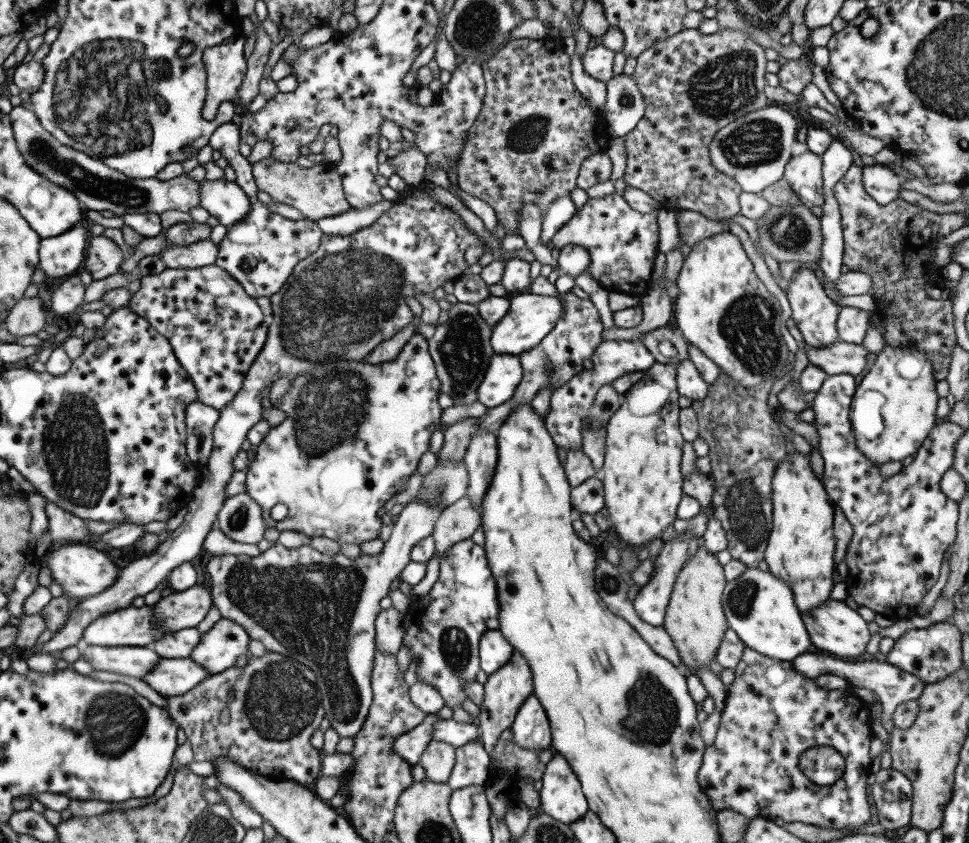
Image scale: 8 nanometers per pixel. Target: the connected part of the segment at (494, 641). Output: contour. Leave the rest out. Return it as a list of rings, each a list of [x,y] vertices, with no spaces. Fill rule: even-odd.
[[[498,630],[485,631],[478,642],[479,668],[485,674],[493,674],[511,658],[514,648]]]

